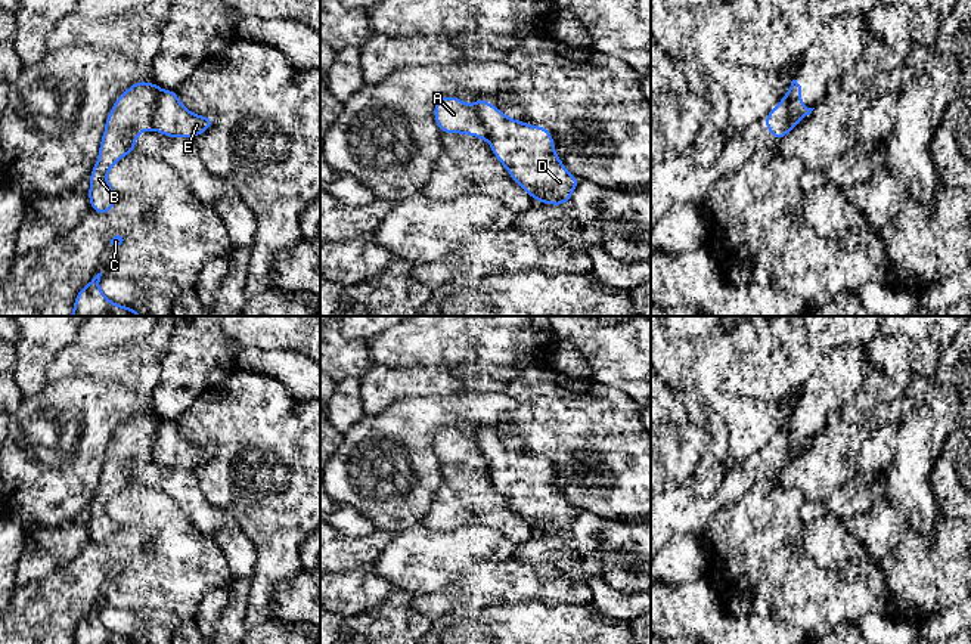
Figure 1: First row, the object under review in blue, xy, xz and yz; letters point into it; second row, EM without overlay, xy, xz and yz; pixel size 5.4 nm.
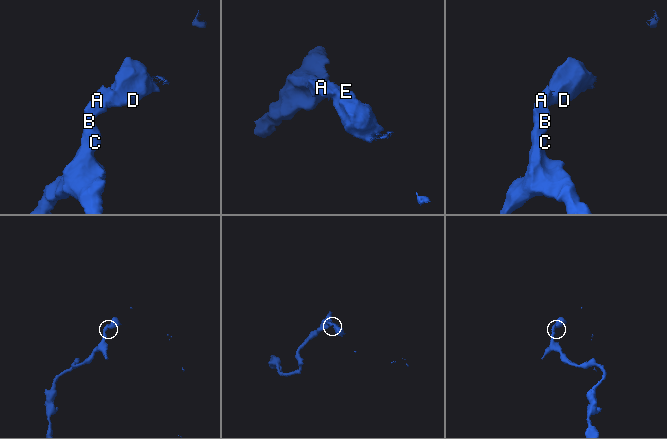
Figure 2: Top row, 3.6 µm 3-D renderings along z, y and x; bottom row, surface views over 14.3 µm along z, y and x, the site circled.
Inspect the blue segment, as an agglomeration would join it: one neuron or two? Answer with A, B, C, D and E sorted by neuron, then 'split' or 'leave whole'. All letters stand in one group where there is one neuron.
A B C / D E | split

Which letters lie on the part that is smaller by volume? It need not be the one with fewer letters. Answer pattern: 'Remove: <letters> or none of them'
Remove: D, E

